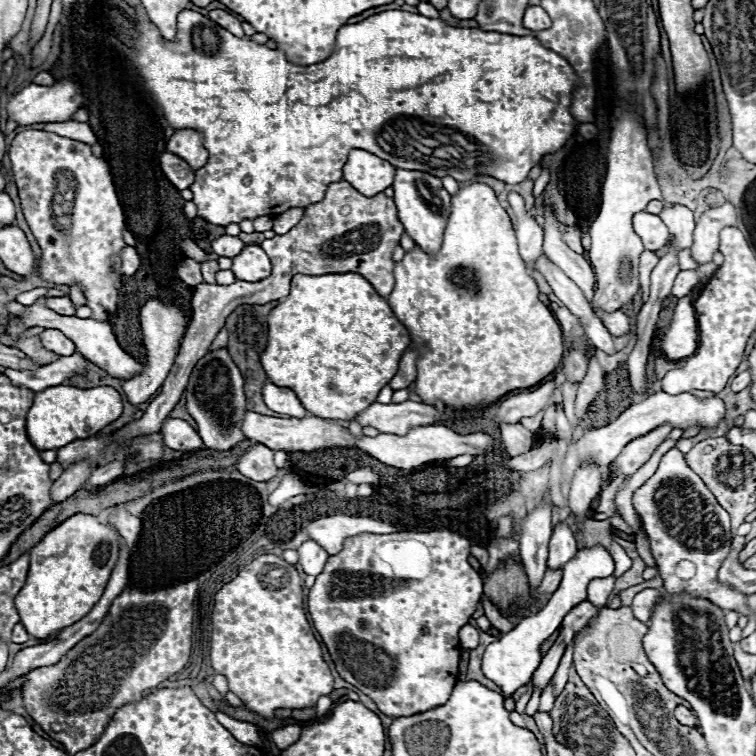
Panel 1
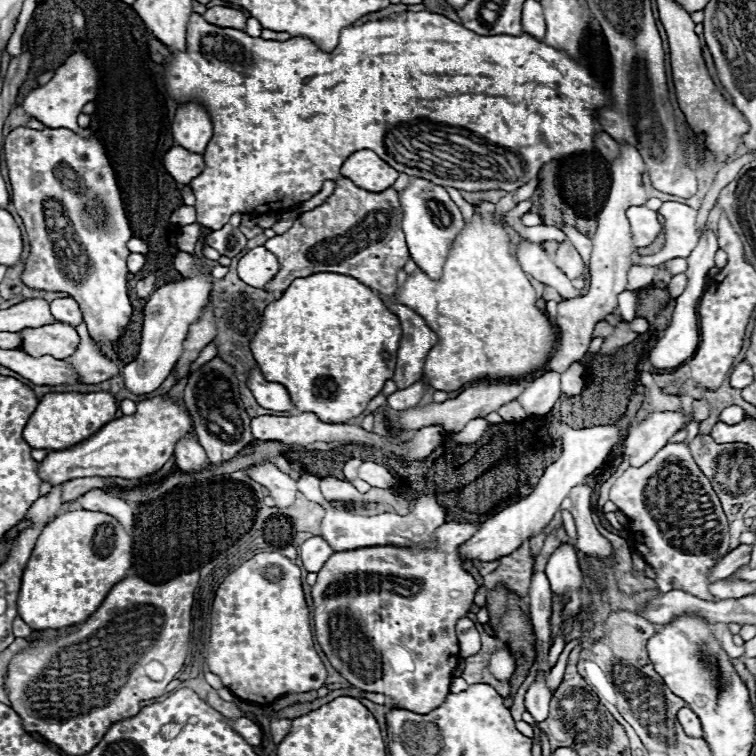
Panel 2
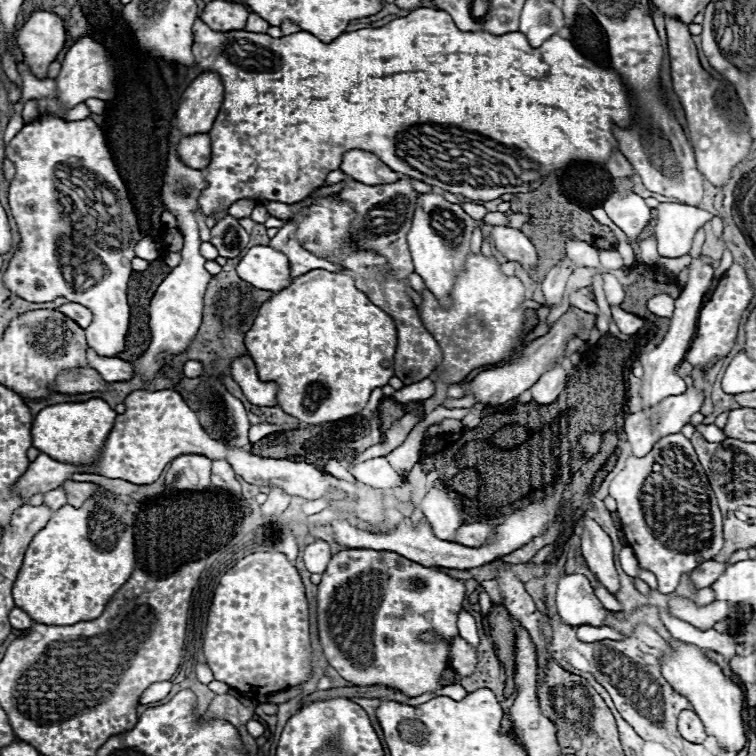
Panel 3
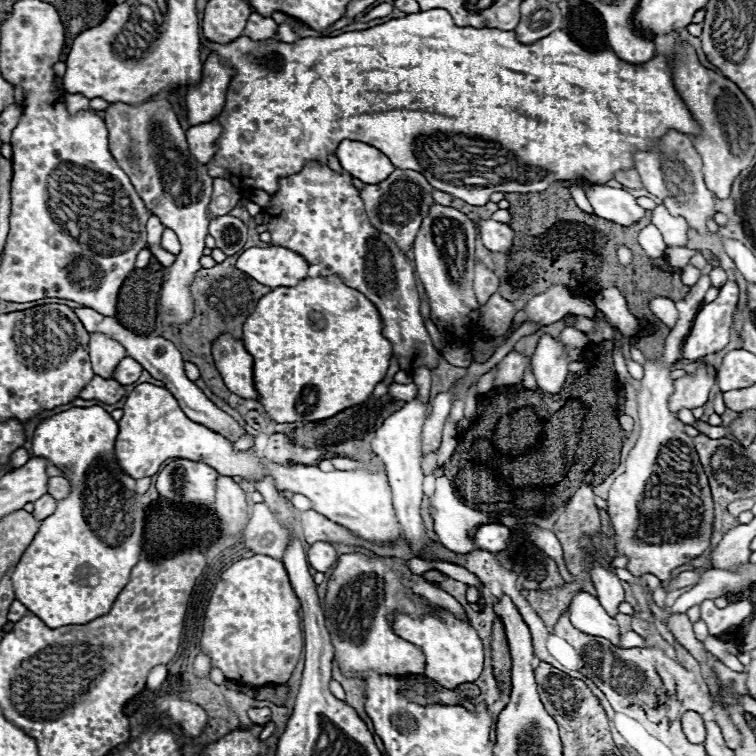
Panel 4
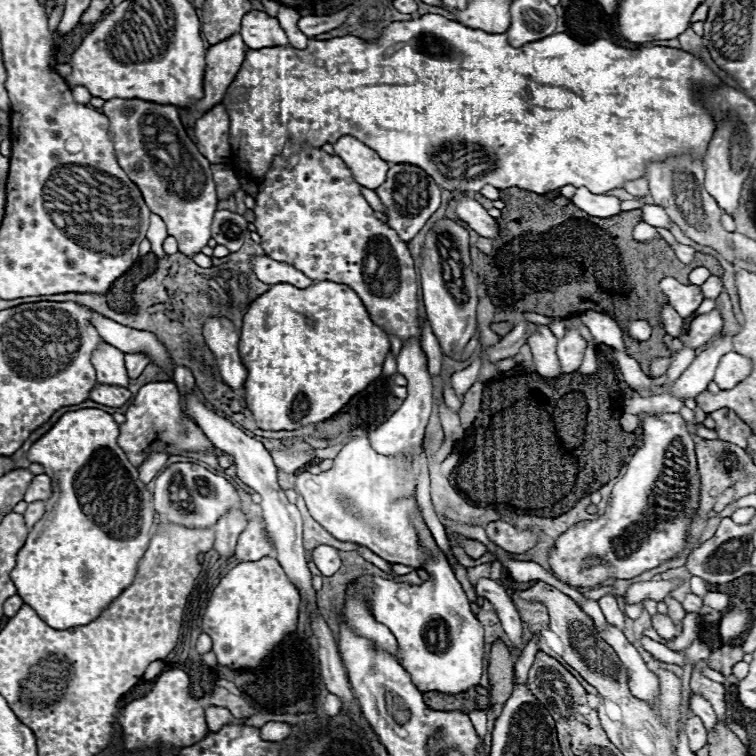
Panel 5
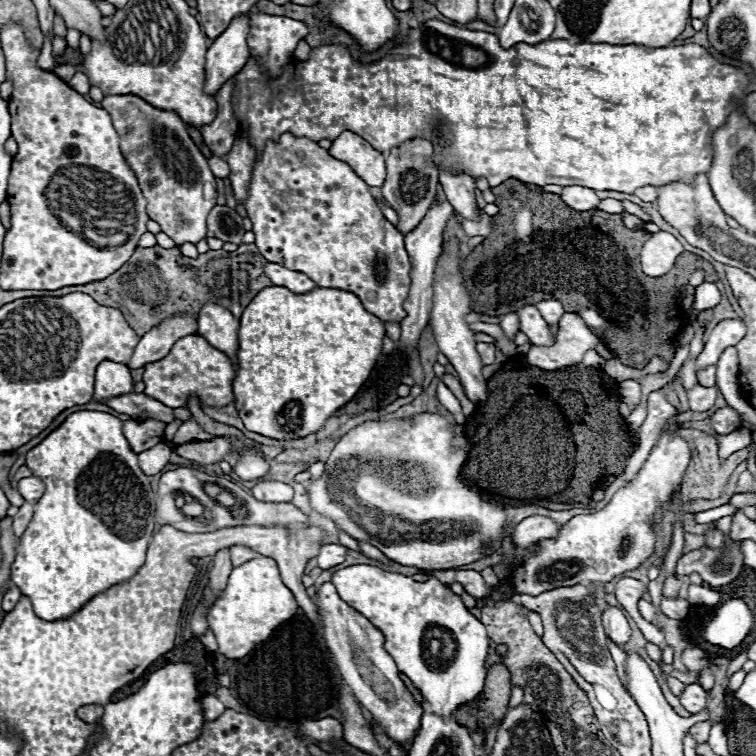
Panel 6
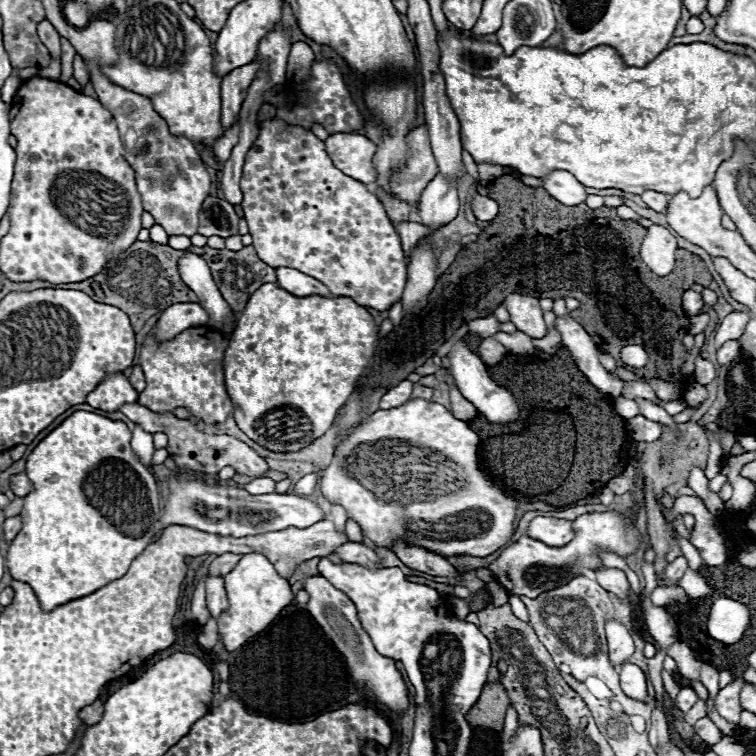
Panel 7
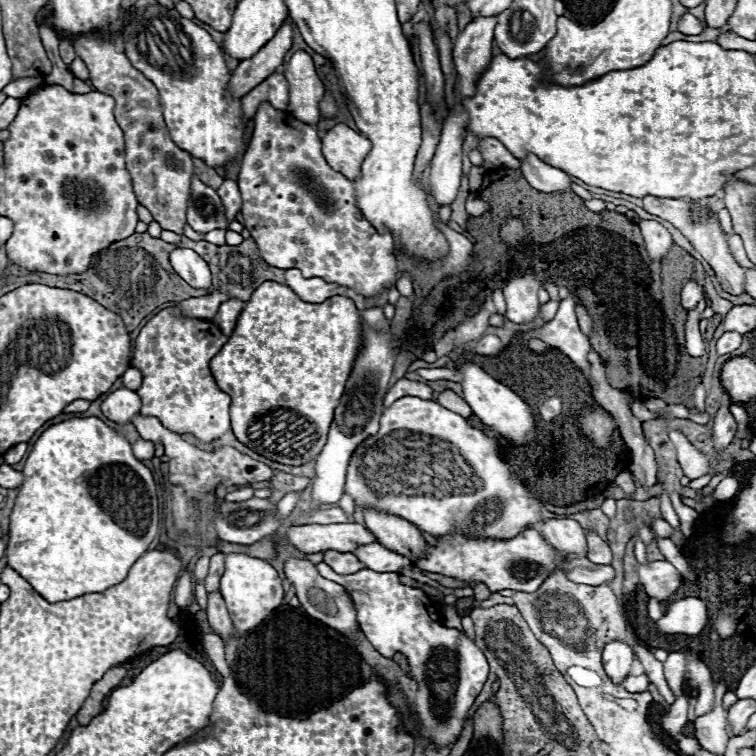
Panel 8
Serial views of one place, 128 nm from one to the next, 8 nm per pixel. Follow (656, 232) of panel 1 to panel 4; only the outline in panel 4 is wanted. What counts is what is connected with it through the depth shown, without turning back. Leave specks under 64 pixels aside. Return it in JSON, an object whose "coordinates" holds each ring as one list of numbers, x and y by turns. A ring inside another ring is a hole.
{"coordinates":[[584,186,584,190,596,216,610,220,614,224,632,226,646,214,646,210,638,206,636,198,624,188]]}

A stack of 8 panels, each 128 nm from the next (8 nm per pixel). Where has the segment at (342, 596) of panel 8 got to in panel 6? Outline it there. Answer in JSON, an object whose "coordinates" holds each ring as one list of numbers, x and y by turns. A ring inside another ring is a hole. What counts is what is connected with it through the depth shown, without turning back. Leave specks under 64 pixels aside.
{"coordinates":[[324,582,318,588,316,604,318,604,318,614,320,614,326,644,334,654,334,660,342,672,344,682,352,688,360,706,372,714,374,722,384,730,384,734,404,748,404,744,416,738,424,710,420,702,416,702,414,696,408,692,394,660,384,650,382,632,376,630,362,614,350,608,336,594,332,582]]}

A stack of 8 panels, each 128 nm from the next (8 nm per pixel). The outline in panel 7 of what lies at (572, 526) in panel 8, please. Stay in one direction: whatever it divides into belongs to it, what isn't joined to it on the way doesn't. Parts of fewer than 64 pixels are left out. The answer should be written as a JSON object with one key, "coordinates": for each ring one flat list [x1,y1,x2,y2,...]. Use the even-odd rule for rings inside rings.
{"coordinates":[[536,516,528,524,530,538,536,538,550,546,564,546,574,538,572,522,562,518,548,518,548,516]]}

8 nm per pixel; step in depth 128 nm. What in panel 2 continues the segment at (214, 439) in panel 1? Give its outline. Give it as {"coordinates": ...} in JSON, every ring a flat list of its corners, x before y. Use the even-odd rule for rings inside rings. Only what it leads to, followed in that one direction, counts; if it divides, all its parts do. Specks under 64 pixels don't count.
{"coordinates":[[216,356,190,374,188,386,184,390,184,408,192,416,194,430,208,454,210,464,218,466,230,460,232,456,236,456,236,452,252,442,250,416,246,414,246,408,240,400,238,378,234,374,234,368,228,366,228,362,224,362,222,358]]}

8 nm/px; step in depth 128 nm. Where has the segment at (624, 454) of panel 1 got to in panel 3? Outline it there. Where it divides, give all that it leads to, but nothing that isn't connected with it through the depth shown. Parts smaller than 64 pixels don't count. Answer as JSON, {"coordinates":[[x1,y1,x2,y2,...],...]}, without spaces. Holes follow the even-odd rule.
{"coordinates":[[692,388,680,396,668,396,664,402,660,402,660,406,656,410,642,410,642,412,626,416,624,430,626,430,628,442,632,446,632,454,642,458,644,454,648,454,648,450,652,450,652,446,656,444,656,438,664,438,664,434,678,434,682,430,682,426,686,426,690,422,690,418,700,410,702,400,704,398,702,398,700,390]]}

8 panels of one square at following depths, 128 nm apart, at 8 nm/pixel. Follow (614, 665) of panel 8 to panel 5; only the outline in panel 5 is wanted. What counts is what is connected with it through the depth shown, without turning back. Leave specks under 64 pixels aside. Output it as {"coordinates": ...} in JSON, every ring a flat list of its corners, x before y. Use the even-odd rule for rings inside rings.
{"coordinates":[[614,594,602,596,602,598,598,600,598,604,600,604,600,608,602,608,602,612,604,612,604,616,606,616,606,620,608,620,610,624,614,624,614,626,618,626,618,628,624,628,624,614,622,614,622,610,620,610,618,600,616,600]]}

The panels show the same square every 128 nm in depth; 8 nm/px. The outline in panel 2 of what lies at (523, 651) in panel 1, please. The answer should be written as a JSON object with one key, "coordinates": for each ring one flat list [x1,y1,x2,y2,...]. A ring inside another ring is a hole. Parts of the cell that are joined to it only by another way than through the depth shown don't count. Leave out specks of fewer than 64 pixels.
{"coordinates":[[502,646,502,648,494,650,490,660,488,660,488,670,492,672,492,676,496,680,510,682,514,670,516,670,516,658,514,658,512,650,508,646]]}

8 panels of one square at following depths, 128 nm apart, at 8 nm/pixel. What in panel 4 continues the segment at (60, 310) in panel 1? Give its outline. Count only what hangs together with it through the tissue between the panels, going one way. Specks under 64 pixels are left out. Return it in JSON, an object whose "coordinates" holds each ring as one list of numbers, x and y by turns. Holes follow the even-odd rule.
{"coordinates":[[74,308,74,312,76,312,76,316,80,318,80,322,84,324,84,328,86,328,88,332,100,332,100,330,102,330,102,332,106,332,106,334,112,334,112,336,126,348,128,356,136,358,136,362,140,362,140,364,144,366,144,370,148,370,156,380,162,380,162,382,166,384,166,388,174,394,174,398,180,402,180,408,186,412,188,418,192,418,194,422,200,422,200,424,204,424,204,426,208,426,210,430,214,430,214,432,218,432,218,434,224,434,224,436,226,436,228,440,232,440,232,442,246,434,246,430,240,428,238,422,236,422,232,416,228,416,226,412,222,412,220,408,216,408,216,406,204,396,204,392,202,392,192,380,186,378,186,374,184,374,184,360,182,360,180,352,176,350,176,346,174,346,170,340,160,338,160,336,158,336,158,338,154,338,154,336,138,336,138,334,126,330,126,328,124,328,122,324,118,324,114,318,106,318,106,316,98,314,98,312,92,310,92,308]]}

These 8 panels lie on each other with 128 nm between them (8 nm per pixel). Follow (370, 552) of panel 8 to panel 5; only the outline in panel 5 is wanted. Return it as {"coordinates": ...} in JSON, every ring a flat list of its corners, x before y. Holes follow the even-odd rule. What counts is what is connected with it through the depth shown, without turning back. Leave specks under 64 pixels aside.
{"coordinates":[[326,544,312,550,312,560,318,566,318,570,322,572,322,576,332,576,340,568,338,550,332,546,326,546]]}

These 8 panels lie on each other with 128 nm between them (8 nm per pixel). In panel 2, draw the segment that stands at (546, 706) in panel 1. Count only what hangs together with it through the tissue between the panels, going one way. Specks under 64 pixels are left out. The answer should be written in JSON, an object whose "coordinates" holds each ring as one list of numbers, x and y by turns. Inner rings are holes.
{"coordinates":[[572,640,572,642,568,642,566,646,564,646,564,650,562,650,562,654,560,654,560,660,558,660,558,668,552,668,550,670,550,674,548,674,548,688,550,688,550,692,554,694,556,692,556,686,560,686,560,682,562,682,562,676,564,676,564,666,566,666,566,658,568,658,568,654,570,654,570,650,576,646,576,644,580,644,582,640]]}

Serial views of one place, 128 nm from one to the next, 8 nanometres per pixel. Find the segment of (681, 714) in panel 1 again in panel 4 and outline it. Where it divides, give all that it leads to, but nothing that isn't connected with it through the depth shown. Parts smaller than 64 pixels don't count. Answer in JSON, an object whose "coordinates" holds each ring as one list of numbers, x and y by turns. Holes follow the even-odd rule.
{"coordinates":[[686,712,682,716,682,730,686,734,686,738,694,744,704,744,706,738,706,728,704,728,704,720,700,714,696,712]]}

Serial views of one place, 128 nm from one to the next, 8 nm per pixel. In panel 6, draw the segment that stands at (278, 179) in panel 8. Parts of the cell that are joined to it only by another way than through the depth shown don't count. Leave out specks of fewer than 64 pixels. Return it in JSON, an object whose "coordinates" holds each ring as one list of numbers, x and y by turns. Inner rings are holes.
{"coordinates":[[282,134,280,138,280,144,274,144,274,142,268,142,260,160,254,164,254,170,252,170,252,182,250,182,250,192,248,192,248,200,244,202,246,210,248,210,248,218,252,220,254,228,252,232,256,234,256,246,260,250,260,254,268,260,268,262,280,262,282,266,288,266,290,270,300,270,302,274,308,274,308,278,312,278,320,288,342,288,342,290,348,290,352,294,356,294,364,308,374,314,376,318,384,320,384,322,402,322,404,316,406,316,406,310,402,308,404,306,404,300,408,298,408,290,410,290,410,270,412,270,412,264,410,264,410,258,408,258,408,252,404,248,404,236,382,216,376,200,372,198,370,194,370,186,356,174,352,174,352,168,346,164,346,162,340,162,336,158,332,158,328,154,328,150,320,148,318,142,310,140,310,138,296,138,292,134]]}

